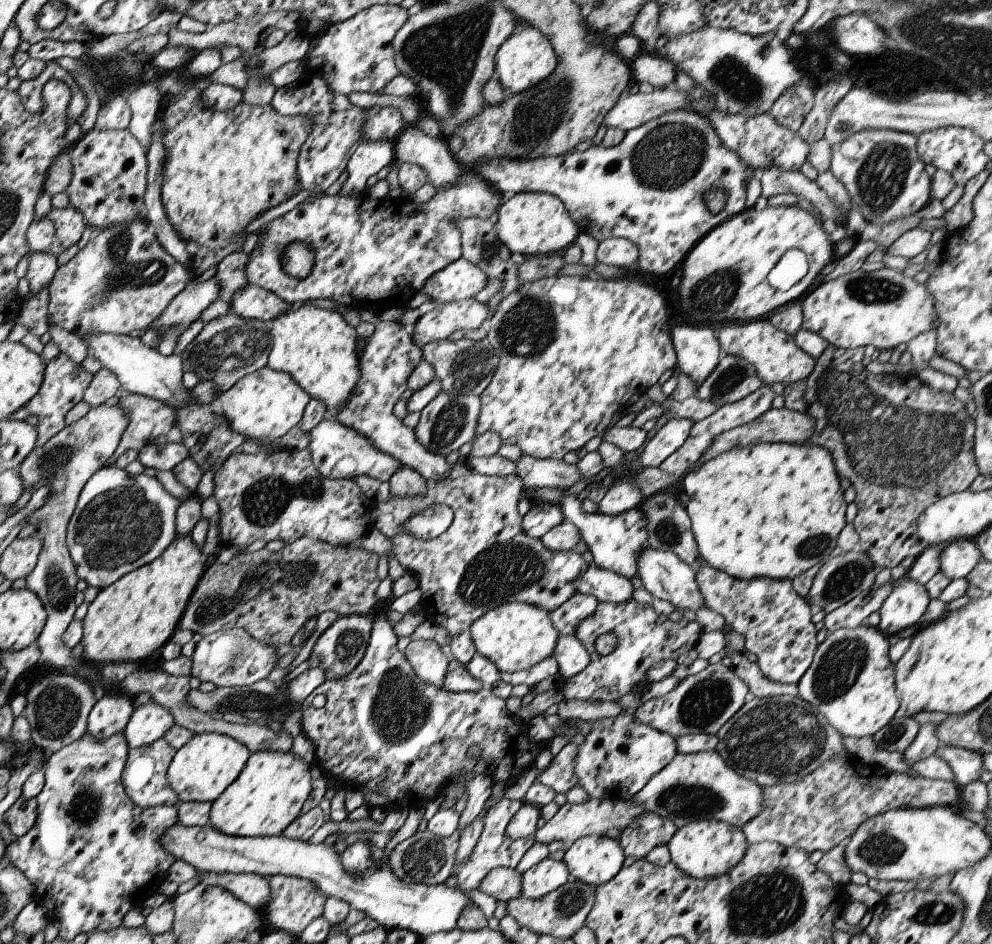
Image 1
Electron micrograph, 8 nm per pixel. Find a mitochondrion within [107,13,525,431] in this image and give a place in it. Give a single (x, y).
(443, 52)

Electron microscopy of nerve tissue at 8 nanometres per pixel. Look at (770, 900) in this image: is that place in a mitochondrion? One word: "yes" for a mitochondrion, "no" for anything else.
yes

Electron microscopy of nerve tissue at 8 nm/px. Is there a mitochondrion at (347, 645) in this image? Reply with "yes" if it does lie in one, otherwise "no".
yes

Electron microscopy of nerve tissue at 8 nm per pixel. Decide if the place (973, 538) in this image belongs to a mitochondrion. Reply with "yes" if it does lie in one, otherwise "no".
no

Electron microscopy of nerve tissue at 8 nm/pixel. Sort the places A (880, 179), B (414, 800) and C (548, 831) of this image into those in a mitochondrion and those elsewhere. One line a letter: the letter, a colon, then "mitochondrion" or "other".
A: mitochondrion
B: other
C: other

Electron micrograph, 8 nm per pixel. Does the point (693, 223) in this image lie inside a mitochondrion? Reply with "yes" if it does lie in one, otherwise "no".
no

